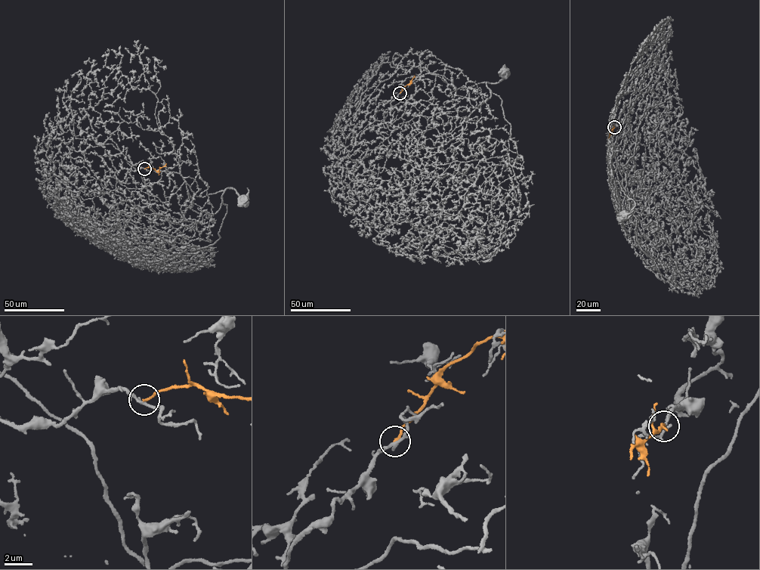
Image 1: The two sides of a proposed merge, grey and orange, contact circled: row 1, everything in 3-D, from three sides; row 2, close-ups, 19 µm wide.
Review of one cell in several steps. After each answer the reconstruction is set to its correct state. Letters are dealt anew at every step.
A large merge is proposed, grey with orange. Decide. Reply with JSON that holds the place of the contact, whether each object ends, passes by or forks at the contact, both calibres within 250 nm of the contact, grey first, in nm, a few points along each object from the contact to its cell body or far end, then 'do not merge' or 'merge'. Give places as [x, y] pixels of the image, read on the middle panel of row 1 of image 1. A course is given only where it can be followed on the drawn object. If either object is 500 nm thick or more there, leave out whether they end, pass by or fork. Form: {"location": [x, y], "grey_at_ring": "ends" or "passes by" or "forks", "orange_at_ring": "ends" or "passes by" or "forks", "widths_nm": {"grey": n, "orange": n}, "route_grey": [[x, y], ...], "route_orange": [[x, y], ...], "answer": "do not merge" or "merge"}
{"location": [400, 93], "grey_at_ring": "passes by", "orange_at_ring": "ends", "widths_nm": {"grey": 220, "orange": 170}, "route_grey": [[400, 93], [390, 102], [390, 124], [413, 106], [422, 116], [455, 110], [450, 92], [498, 82], [505, 75]], "route_orange": [[400, 93], [414, 75]], "answer": "do not merge"}

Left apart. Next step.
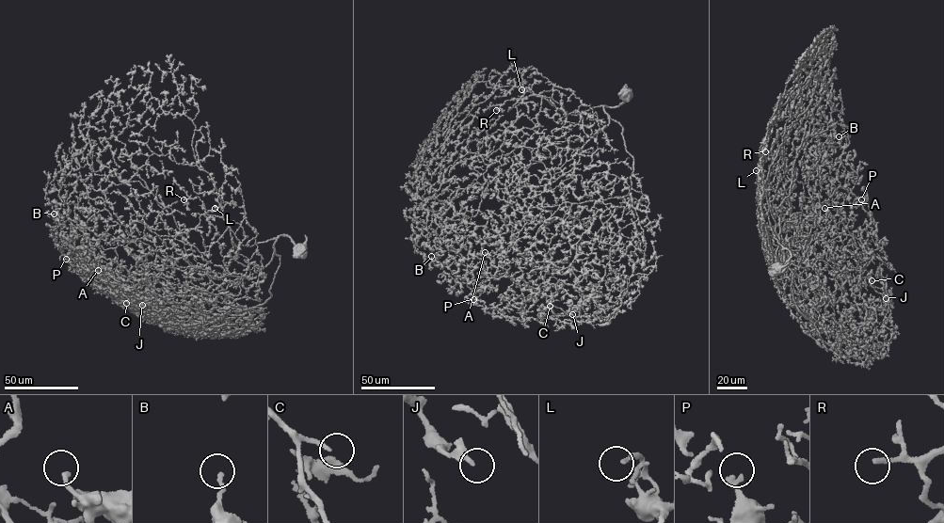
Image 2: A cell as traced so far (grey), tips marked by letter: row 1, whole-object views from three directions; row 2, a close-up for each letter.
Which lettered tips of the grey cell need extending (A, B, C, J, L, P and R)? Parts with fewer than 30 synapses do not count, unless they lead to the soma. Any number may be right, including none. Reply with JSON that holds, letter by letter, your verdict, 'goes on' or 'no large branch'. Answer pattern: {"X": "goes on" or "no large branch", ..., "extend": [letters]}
{"A": "no large branch", "B": "no large branch", "C": "goes on", "J": "no large branch", "L": "no large branch", "P": "no large branch", "R": "goes on", "extend": ["C", "R"]}

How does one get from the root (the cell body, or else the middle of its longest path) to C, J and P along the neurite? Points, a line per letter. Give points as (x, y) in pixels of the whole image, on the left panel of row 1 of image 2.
C: (299, 251), (288, 236), (279, 236), (271, 261), (212, 301), (132, 297), (126, 303)
J: (299, 251), (288, 236), (279, 236), (271, 261), (229, 284), (215, 300), (132, 297), (125, 304), (142, 305)
P: (299, 251), (279, 236), (265, 265), (215, 300), (187, 304), (124, 298), (66, 259)

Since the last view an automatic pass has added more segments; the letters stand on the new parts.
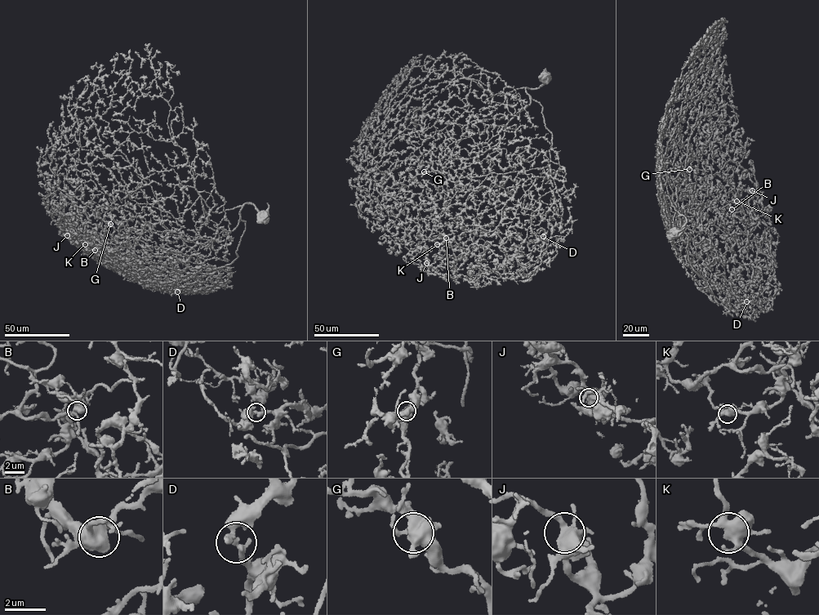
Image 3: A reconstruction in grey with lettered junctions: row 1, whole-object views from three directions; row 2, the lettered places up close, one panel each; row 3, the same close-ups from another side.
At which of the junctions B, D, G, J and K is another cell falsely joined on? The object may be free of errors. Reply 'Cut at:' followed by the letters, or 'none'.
Cut at: none

